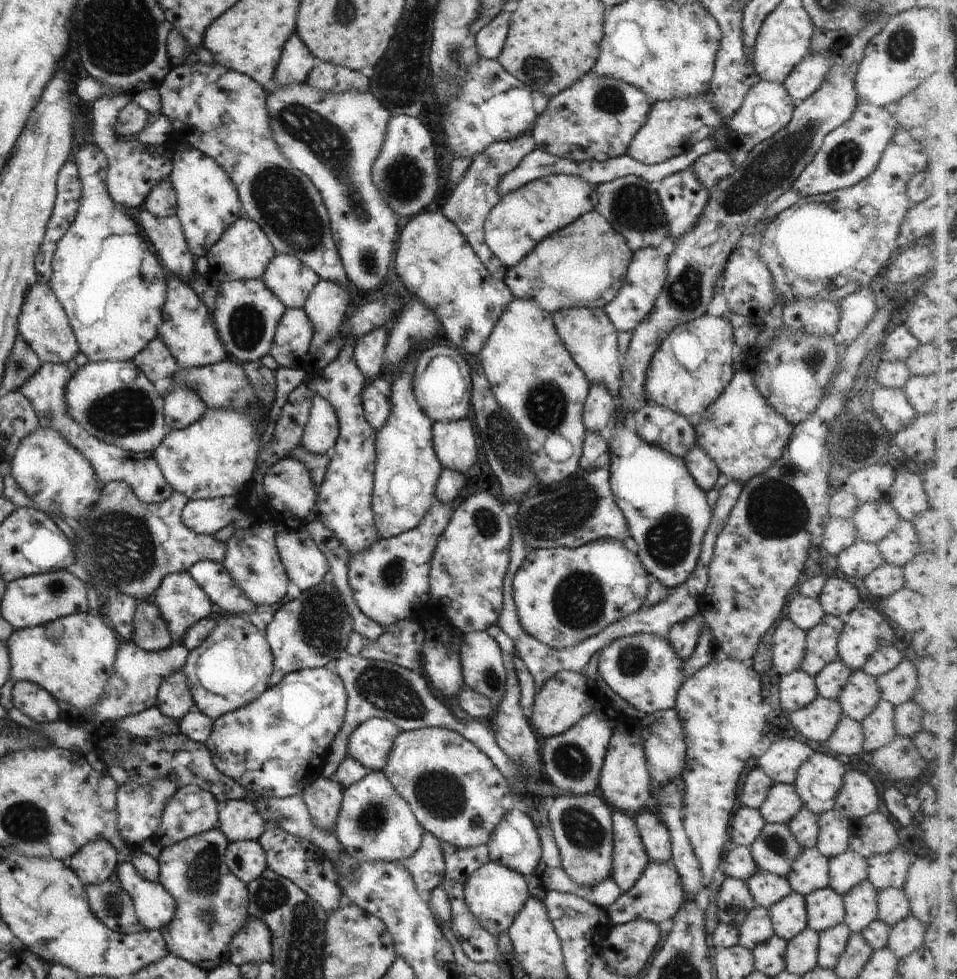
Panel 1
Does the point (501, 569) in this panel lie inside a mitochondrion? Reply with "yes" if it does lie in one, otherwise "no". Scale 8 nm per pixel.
no

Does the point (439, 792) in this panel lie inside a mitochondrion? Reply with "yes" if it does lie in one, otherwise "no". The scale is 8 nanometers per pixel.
yes

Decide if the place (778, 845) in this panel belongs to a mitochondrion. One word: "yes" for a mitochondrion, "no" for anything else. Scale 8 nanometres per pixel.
yes

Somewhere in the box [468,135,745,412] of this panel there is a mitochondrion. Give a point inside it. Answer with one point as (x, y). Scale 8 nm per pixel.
(631, 205)

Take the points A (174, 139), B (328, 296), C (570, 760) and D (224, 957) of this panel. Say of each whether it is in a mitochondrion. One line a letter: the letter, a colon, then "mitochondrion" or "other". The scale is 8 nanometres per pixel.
A: other
B: other
C: mitochondrion
D: other

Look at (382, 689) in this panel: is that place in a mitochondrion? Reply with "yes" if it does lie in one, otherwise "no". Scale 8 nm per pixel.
yes

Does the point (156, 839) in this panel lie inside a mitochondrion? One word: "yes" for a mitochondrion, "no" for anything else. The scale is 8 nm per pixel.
no

